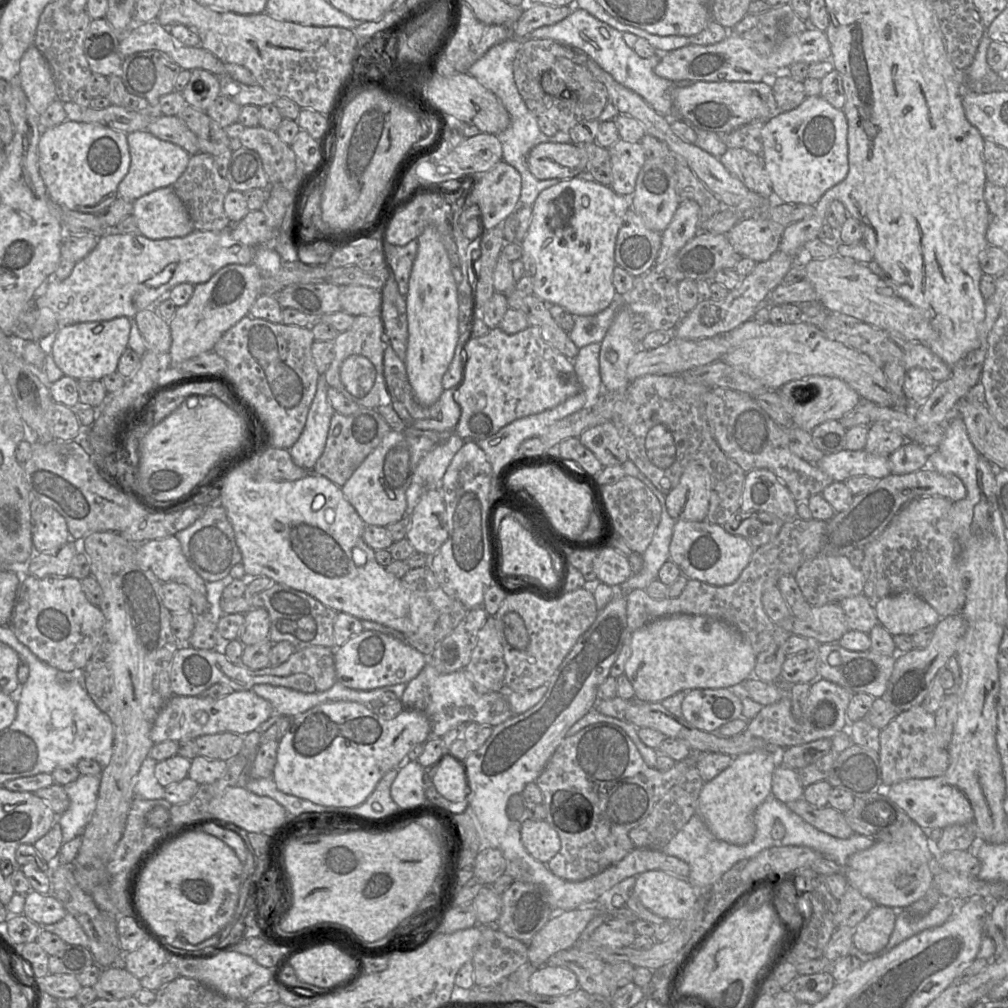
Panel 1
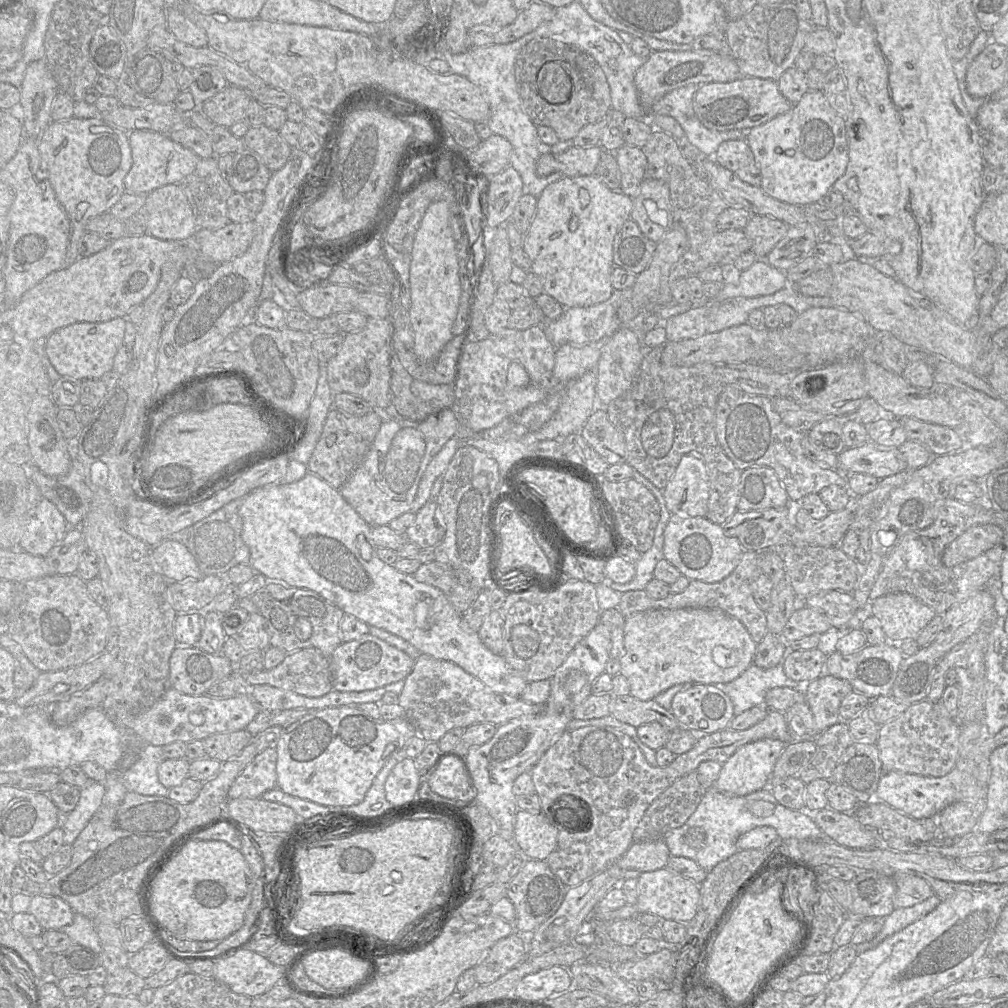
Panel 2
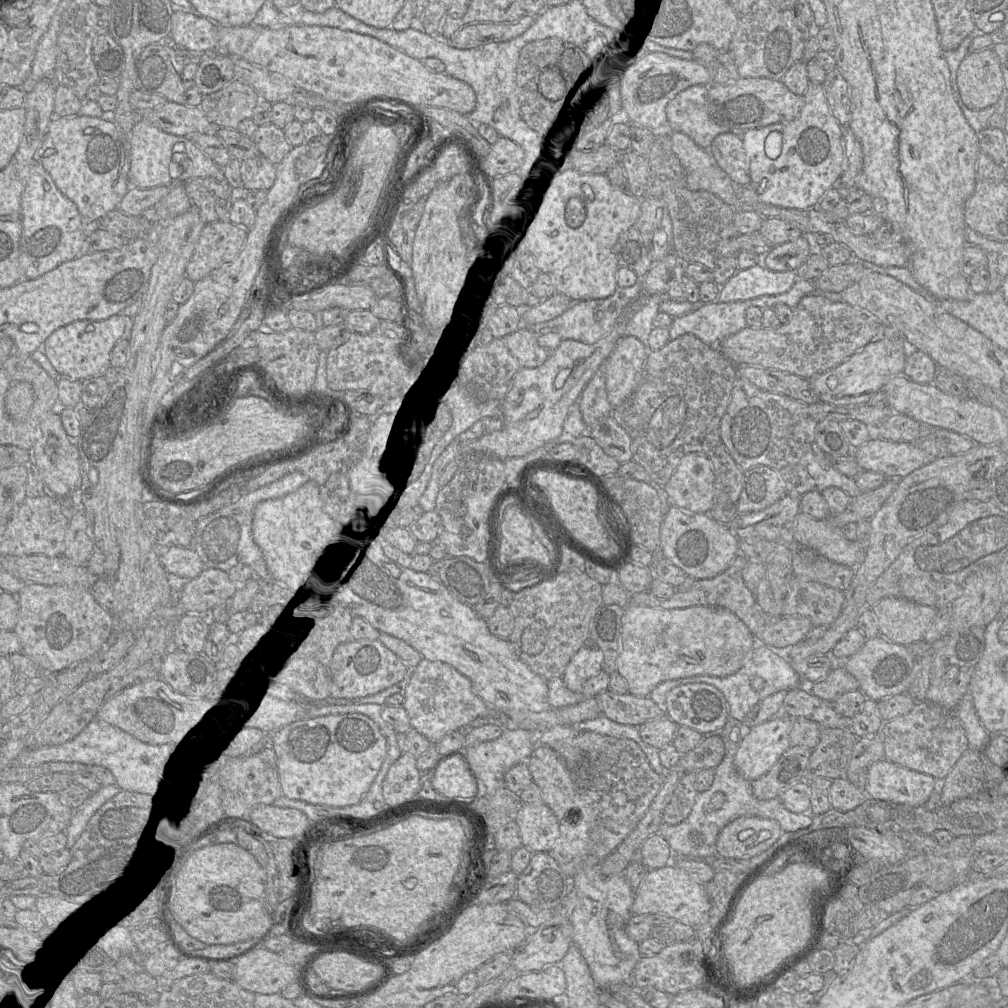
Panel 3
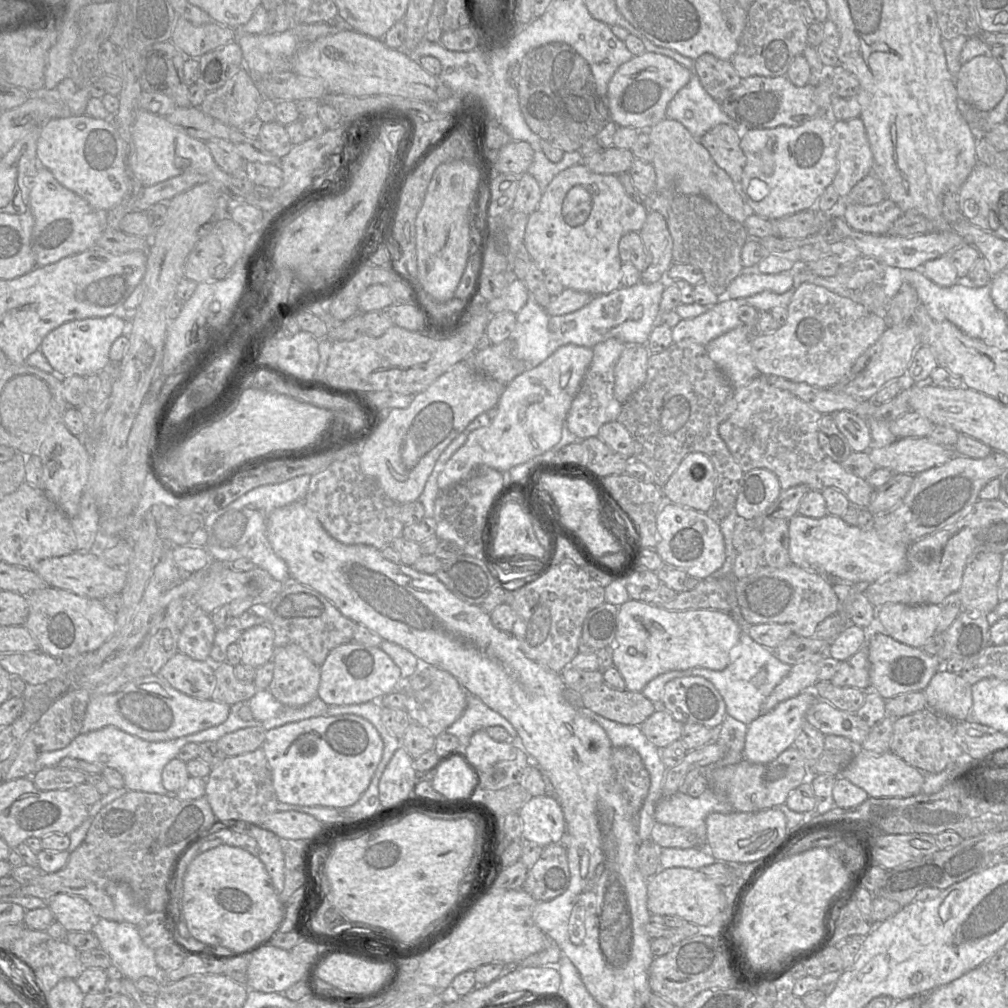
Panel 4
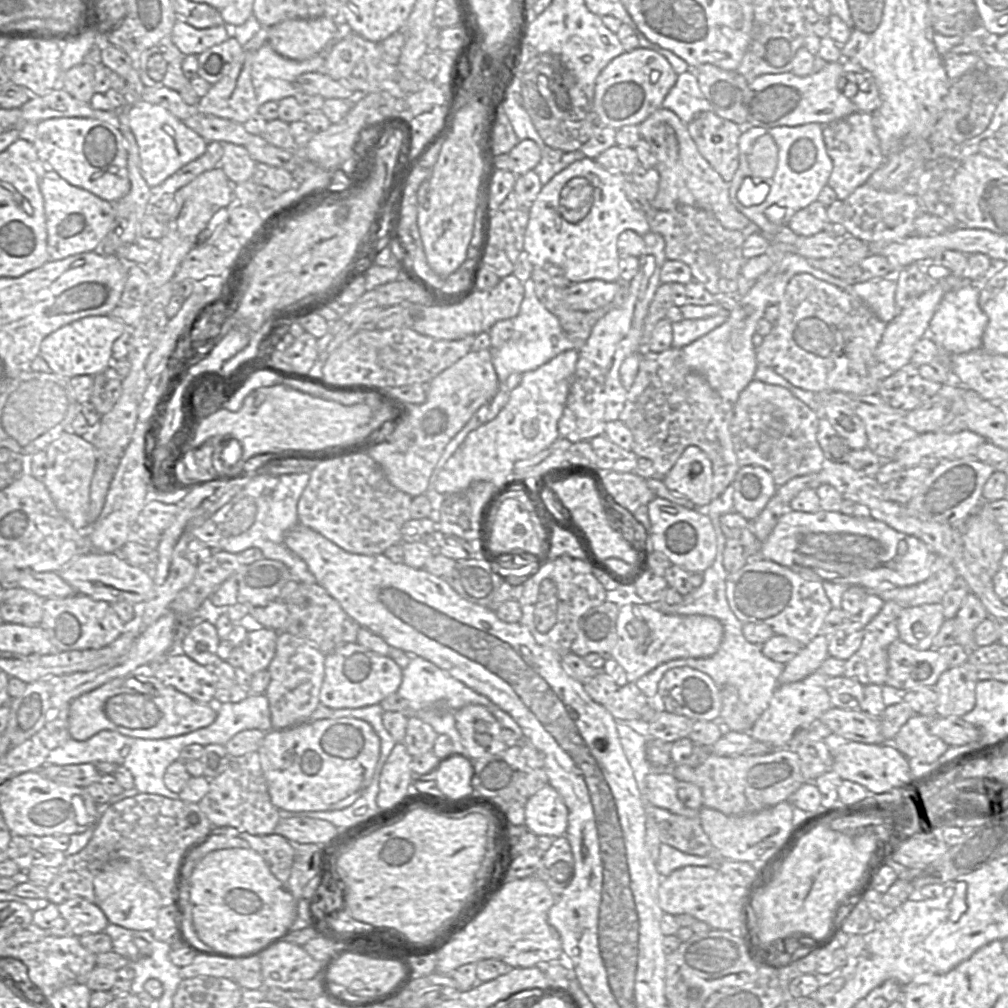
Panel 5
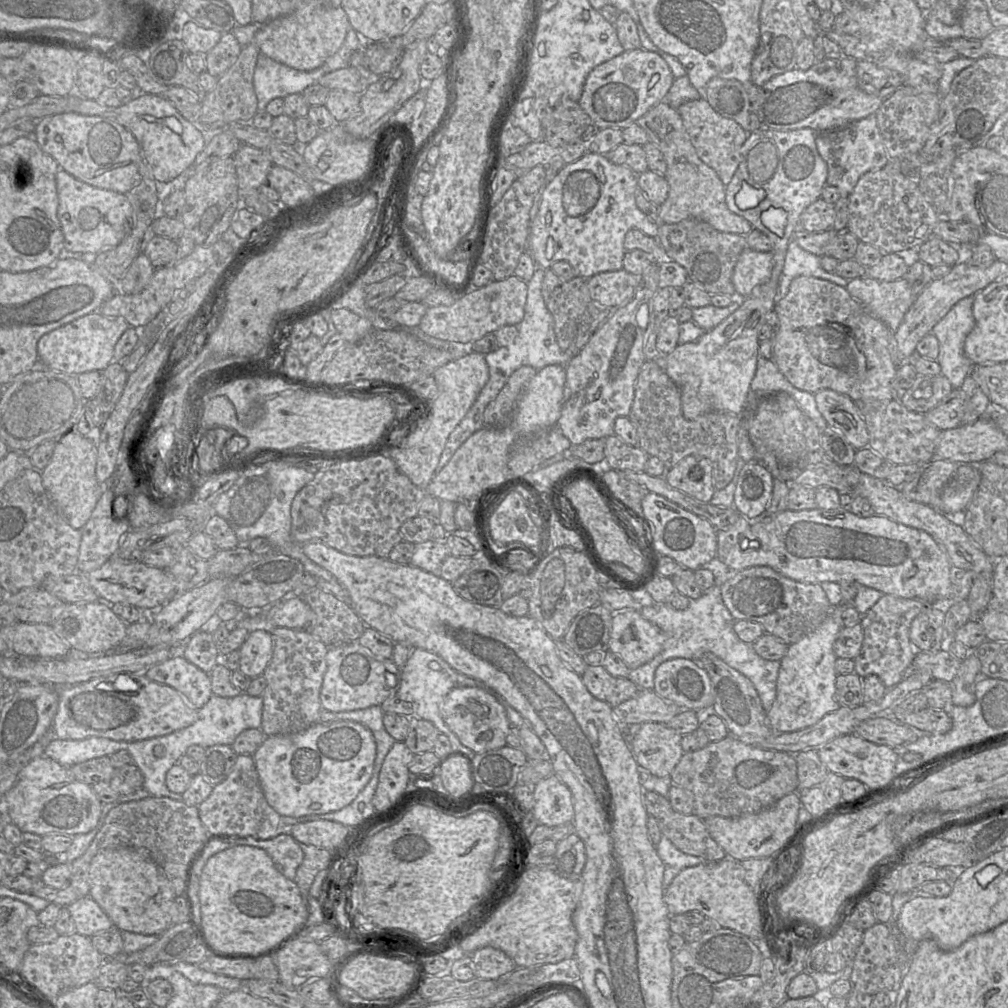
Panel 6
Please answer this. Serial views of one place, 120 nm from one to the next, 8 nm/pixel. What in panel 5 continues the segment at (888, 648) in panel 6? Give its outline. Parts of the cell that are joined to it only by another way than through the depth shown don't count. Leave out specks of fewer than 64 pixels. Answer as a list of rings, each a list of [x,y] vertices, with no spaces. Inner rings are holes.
[[[894,601],[884,602],[879,613],[864,626],[864,637],[860,648],[845,661],[844,676],[859,681],[862,685],[886,685],[888,672],[888,647],[899,639],[897,619],[902,607]]]

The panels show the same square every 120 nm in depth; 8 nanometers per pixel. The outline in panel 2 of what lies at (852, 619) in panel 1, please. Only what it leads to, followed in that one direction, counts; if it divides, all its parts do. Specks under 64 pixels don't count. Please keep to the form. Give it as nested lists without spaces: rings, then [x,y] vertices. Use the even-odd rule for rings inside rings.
[[[824,591],[803,600],[804,606],[822,610],[831,625],[842,633],[849,632],[848,622],[855,615],[858,604],[851,592]]]

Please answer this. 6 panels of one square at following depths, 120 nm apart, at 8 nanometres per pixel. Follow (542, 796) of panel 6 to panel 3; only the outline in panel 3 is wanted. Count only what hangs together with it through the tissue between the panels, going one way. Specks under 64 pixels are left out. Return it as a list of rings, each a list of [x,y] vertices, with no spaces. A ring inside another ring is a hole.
[[[522,804],[515,819],[522,846],[531,852],[549,852],[559,837],[559,824],[545,804]]]

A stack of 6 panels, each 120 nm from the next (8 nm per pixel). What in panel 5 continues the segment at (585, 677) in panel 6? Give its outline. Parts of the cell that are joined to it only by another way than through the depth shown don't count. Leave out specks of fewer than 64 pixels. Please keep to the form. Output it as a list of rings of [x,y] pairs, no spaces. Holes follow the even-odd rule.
[[[599,671],[594,677],[583,683],[587,694],[596,702],[605,707],[616,720],[639,720],[643,707],[652,702],[636,686],[628,682],[623,686],[617,685],[604,671]]]

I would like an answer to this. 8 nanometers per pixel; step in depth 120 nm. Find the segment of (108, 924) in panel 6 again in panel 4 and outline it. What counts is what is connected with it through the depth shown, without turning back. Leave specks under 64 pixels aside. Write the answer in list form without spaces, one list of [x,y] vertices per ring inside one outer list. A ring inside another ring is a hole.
[[[58,893],[44,901],[54,920],[67,931],[90,932],[100,919],[91,905],[77,895]]]

